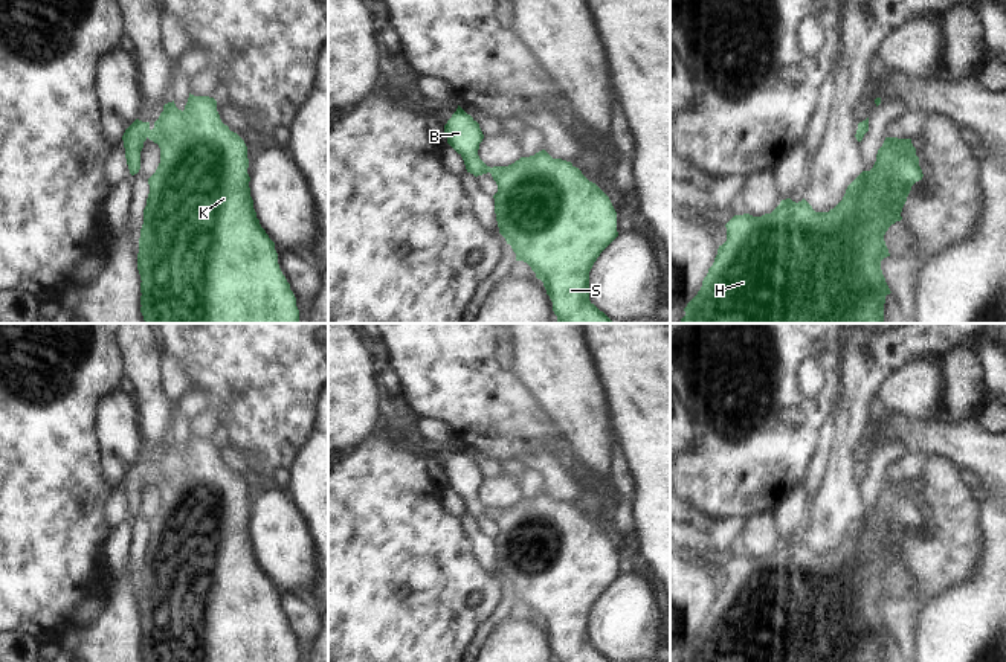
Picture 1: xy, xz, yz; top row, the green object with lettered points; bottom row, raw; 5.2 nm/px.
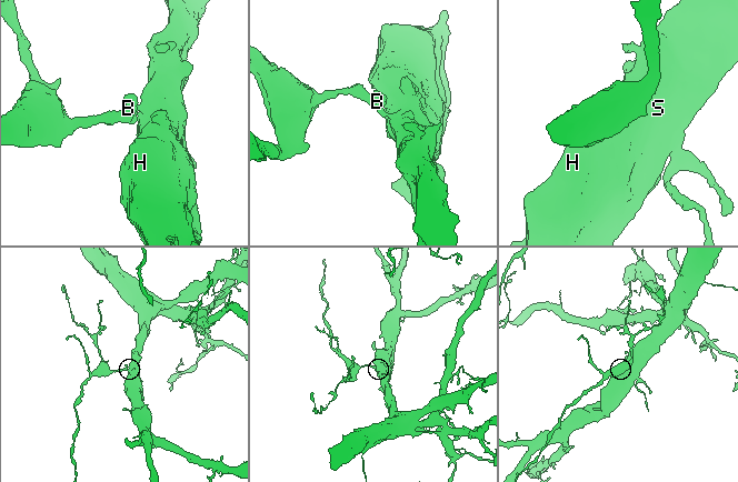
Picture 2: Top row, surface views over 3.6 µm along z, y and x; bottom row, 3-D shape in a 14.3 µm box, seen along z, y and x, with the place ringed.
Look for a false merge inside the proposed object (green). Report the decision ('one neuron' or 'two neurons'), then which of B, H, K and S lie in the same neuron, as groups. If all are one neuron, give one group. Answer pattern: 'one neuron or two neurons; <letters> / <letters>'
one neuron; B H K S

